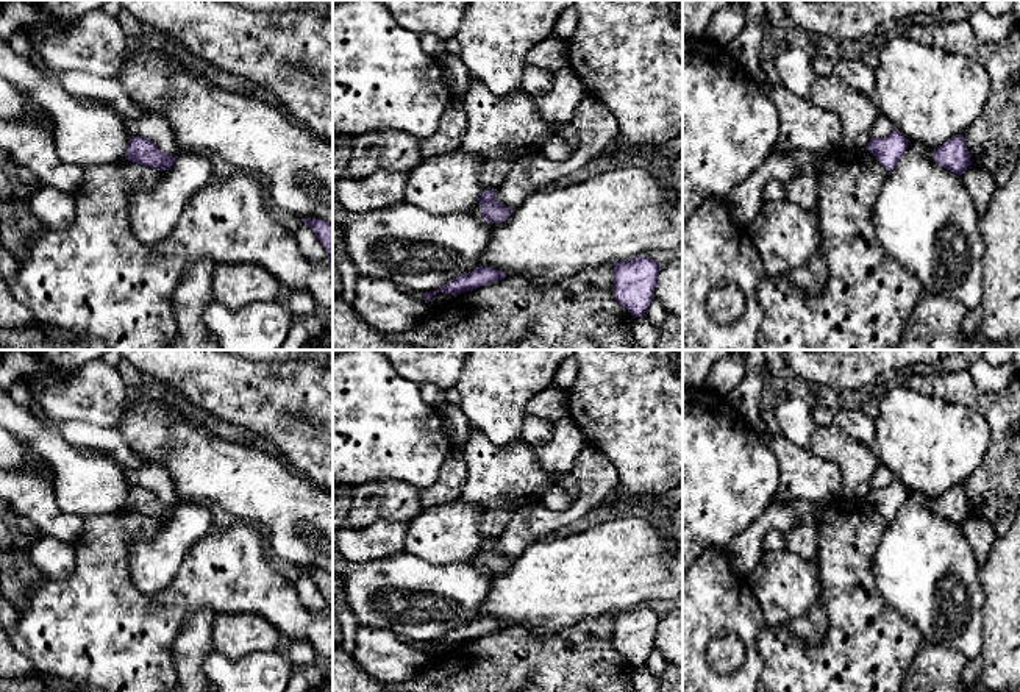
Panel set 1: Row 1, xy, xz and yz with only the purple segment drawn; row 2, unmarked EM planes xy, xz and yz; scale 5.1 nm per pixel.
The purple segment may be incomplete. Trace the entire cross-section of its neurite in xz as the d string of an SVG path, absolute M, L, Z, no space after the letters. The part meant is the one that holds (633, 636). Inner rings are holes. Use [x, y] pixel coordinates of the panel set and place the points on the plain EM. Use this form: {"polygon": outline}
{"polygon": "M637 605L633 609L614 612L612 644L636 669L645 665L654 648L656 626L661 617L650 608Z"}

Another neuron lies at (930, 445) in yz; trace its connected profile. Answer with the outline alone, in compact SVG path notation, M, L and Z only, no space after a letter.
M903 381L881 398L872 447L911 492L937 498L964 484L989 445L986 419L967 406L920 394Z

